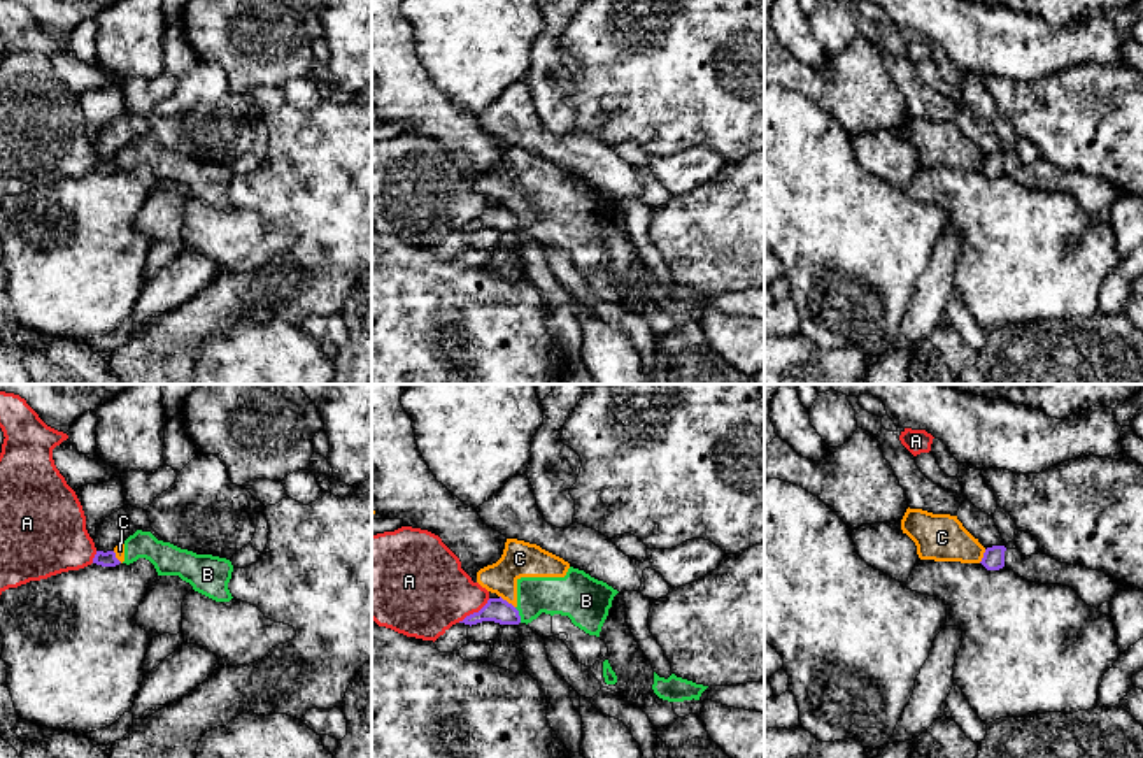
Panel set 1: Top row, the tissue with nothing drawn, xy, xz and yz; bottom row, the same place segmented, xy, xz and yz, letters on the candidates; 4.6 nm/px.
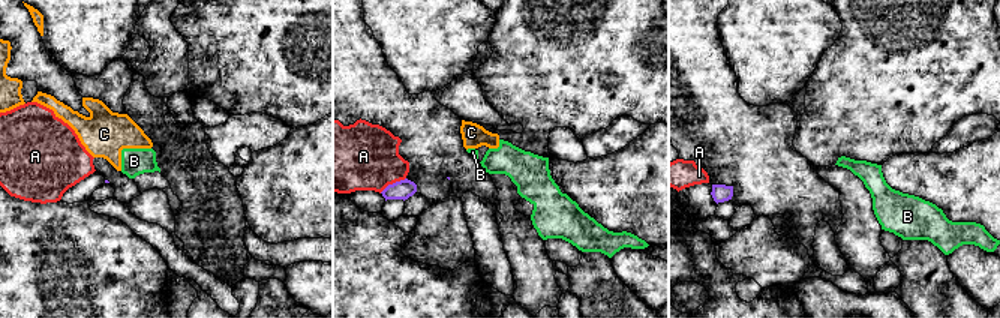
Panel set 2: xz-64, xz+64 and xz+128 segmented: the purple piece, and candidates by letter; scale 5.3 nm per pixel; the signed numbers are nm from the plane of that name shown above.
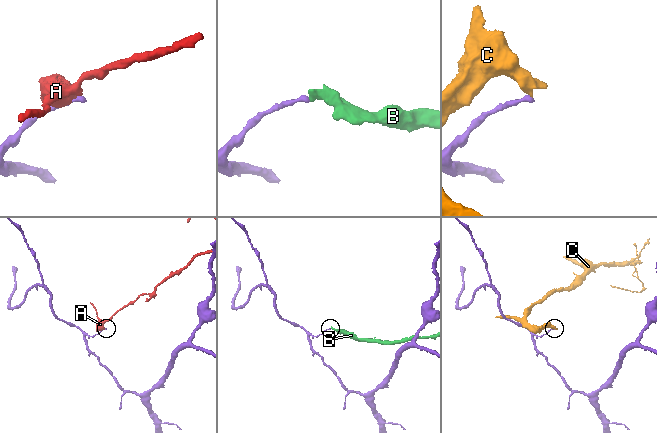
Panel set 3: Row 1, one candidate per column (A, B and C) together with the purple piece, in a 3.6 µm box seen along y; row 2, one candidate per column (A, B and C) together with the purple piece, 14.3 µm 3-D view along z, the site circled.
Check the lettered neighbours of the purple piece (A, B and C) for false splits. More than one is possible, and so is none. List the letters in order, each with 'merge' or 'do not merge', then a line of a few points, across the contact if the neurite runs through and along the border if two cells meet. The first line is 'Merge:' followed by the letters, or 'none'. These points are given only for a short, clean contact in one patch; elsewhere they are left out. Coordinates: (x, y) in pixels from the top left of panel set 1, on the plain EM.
Merge: none
A: do not merge
B: do not merge | xz (514, 214), (521, 228)
C: do not merge | xz (500, 202), (514, 214)

